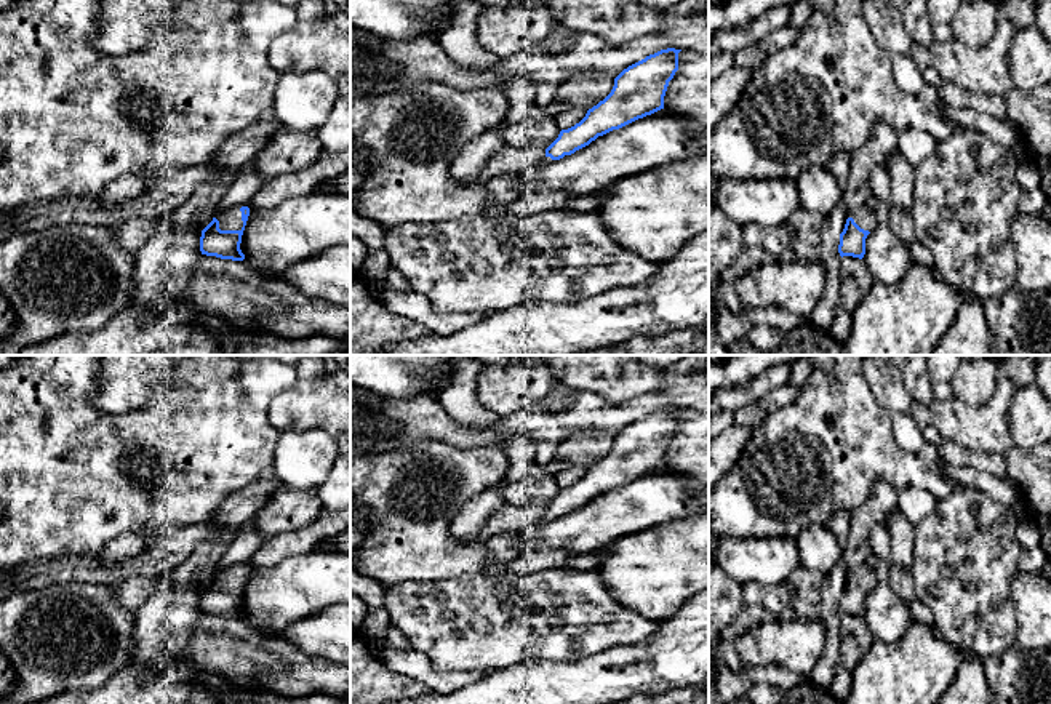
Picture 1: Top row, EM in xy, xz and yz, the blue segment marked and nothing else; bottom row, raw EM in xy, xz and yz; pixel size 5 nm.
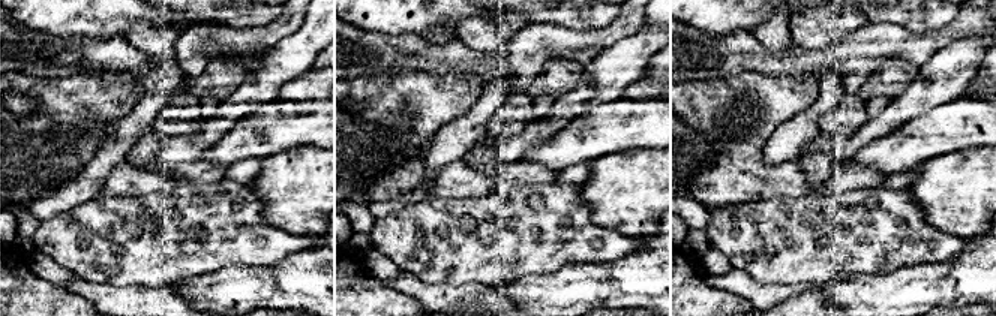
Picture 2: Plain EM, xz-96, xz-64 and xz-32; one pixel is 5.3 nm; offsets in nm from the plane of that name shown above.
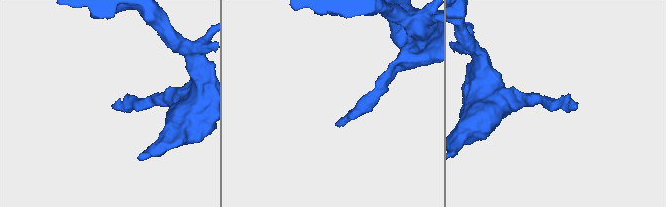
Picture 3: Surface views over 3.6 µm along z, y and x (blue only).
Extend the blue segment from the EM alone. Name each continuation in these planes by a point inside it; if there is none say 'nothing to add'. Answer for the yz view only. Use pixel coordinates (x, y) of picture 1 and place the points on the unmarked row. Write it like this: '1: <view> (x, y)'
1: yz (875, 570)

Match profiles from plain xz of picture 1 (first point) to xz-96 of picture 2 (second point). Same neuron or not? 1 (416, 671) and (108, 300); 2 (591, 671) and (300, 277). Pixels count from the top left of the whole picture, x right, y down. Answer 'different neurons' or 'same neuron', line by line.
1: same neuron
2: same neuron

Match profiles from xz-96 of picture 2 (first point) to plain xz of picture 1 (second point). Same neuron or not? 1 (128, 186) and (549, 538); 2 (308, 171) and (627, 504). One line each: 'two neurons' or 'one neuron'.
1: two neurons
2: two neurons

